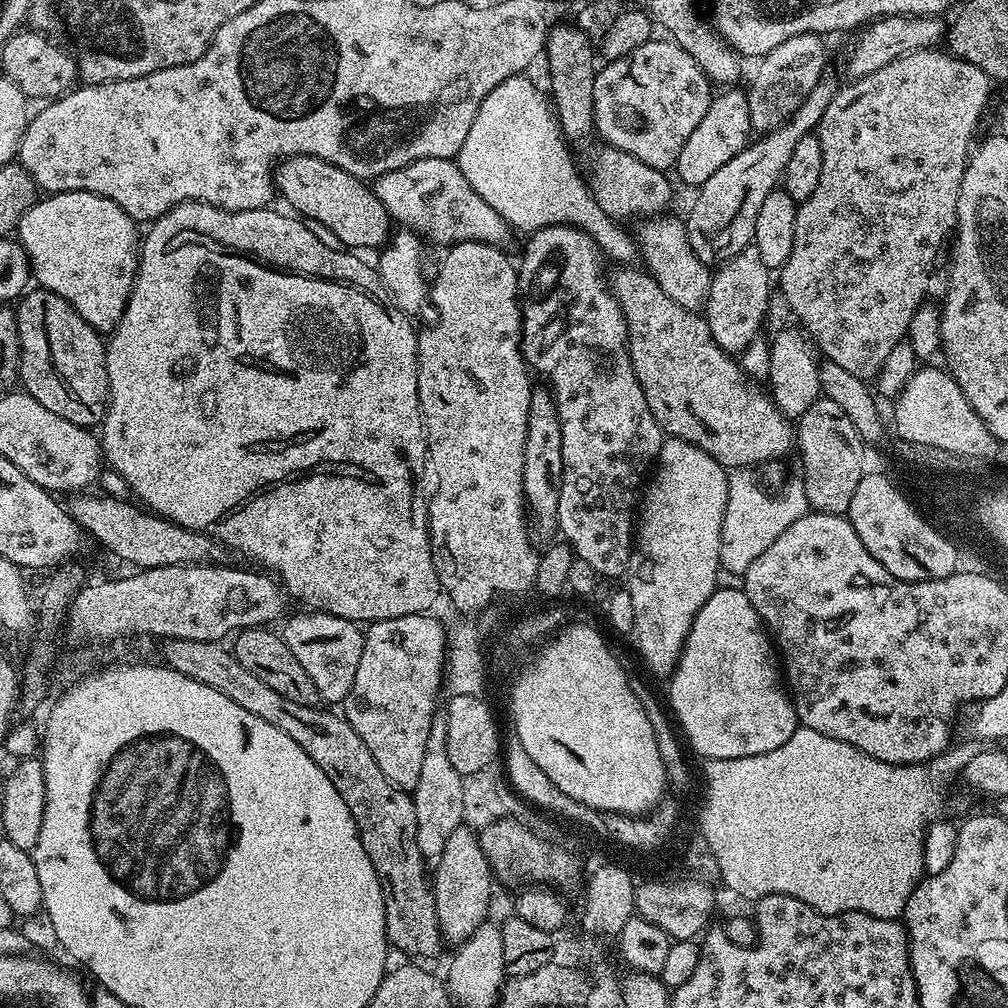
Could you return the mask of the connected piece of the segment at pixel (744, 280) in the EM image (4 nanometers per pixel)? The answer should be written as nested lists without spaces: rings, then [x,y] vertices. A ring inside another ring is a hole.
[[[754,246],[743,248],[734,258],[719,265],[712,272],[712,281],[708,299],[702,309],[710,326],[710,334],[723,352],[743,353],[752,340],[761,335],[760,327],[764,324],[764,315],[768,312],[768,295],[774,292],[774,276],[762,262]]]

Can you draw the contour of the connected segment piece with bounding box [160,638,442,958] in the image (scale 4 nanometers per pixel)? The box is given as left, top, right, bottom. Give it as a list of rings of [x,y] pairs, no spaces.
[[[174,638],[164,640],[161,643],[160,652],[164,655],[163,661],[167,667],[178,670],[178,674],[186,674],[186,678],[194,678],[194,682],[202,682],[202,686],[210,686],[210,690],[218,690],[218,694],[226,694],[230,702],[238,702],[242,710],[250,710],[258,718],[270,722],[270,726],[278,726],[282,734],[290,734],[310,758],[314,758],[314,766],[334,782],[334,790],[342,794],[342,802],[350,810],[350,814],[356,823],[356,829],[360,835],[362,846],[378,874],[378,882],[382,886],[384,895],[384,913],[386,914],[386,934],[388,943],[393,949],[405,952],[405,957],[420,958],[416,956],[436,956],[440,952],[442,937],[440,935],[440,923],[434,906],[434,894],[432,893],[432,882],[430,879],[429,865],[422,858],[422,850],[418,848],[418,818],[414,818],[414,802],[411,795],[405,789],[394,786],[386,774],[382,774],[378,762],[374,762],[374,754],[366,750],[366,742],[358,738],[354,726],[345,720],[343,715],[334,713],[324,706],[308,706],[301,703],[290,702],[289,698],[278,694],[273,687],[266,686],[257,675],[250,674],[238,662],[238,658],[232,650],[229,650],[220,642],[194,642],[190,638]]]

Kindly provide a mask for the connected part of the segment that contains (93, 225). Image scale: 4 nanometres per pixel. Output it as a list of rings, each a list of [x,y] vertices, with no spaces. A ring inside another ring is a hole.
[[[53,192],[45,195],[43,198],[37,199],[35,204],[30,206],[30,210],[26,210],[26,214],[22,214],[18,225],[18,242],[24,247],[24,252],[28,255],[31,275],[34,277],[35,283],[39,287],[45,288],[48,292],[58,294],[62,298],[66,298],[66,302],[70,302],[70,306],[74,306],[74,310],[78,310],[78,314],[86,322],[90,322],[90,326],[94,326],[97,332],[101,334],[111,333],[116,327],[116,323],[122,318],[122,314],[126,310],[126,302],[128,296],[132,292],[132,287],[136,281],[136,267],[140,264],[138,255],[142,243],[141,237],[136,236],[137,221],[132,220],[122,211],[114,202],[110,202],[110,198],[102,198],[93,192]]]

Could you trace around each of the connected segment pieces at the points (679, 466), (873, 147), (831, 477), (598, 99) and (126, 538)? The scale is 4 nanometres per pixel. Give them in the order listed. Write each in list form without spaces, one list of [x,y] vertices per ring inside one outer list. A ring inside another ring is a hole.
[[[665,439],[638,508],[638,527],[634,532],[634,547],[626,569],[626,587],[634,602],[636,644],[649,670],[663,678],[671,677],[675,672],[698,610],[702,610],[704,603],[717,589],[715,579],[721,567],[720,535],[727,497],[728,472],[717,460],[690,442]]]
[[[925,50],[911,52],[890,66],[882,66],[882,70],[874,70],[874,74],[855,77],[851,82],[839,89],[836,97],[826,106],[826,114],[822,114],[818,135],[822,142],[822,175],[818,178],[818,187],[810,198],[799,201],[794,222],[794,250],[790,250],[790,258],[778,270],[778,292],[784,295],[792,312],[801,320],[803,331],[810,337],[824,360],[838,362],[842,370],[850,370],[850,374],[861,378],[875,377],[880,371],[882,362],[886,362],[890,350],[898,346],[908,335],[910,318],[929,298],[943,297],[948,291],[948,270],[950,264],[950,245],[956,231],[956,215],[958,214],[958,194],[962,186],[964,168],[970,159],[973,147],[972,135],[980,124],[980,115],[988,104],[988,87],[990,81],[987,74],[978,70],[970,62],[941,50]]]
[[[827,398],[815,400],[795,421],[794,444],[798,452],[800,448],[800,464],[804,467],[802,479],[809,509],[835,516],[847,513],[850,498],[854,498],[854,490],[866,471],[866,445],[846,410]]]
[[[653,38],[648,40],[642,46],[638,46],[638,50],[634,50],[630,54],[626,54],[622,58],[617,60],[609,60],[595,73],[596,81],[594,82],[594,96],[593,96],[593,122],[595,124],[595,131],[599,134],[600,140],[605,144],[611,144],[613,148],[622,150],[626,154],[634,154],[634,158],[638,158],[642,162],[646,162],[646,166],[654,166],[661,170],[668,170],[675,165],[678,154],[682,150],[682,146],[686,142],[686,138],[690,138],[690,134],[694,134],[694,126],[698,126],[698,122],[702,122],[702,114],[706,114],[706,110],[710,106],[714,95],[713,85],[710,83],[706,73],[700,69],[698,62],[694,60],[682,48],[682,46],[676,44],[671,38]]]
[[[76,494],[71,497],[72,519],[87,535],[89,532],[106,551],[113,552],[118,559],[125,560],[128,564],[137,564],[135,566],[137,569],[174,566],[175,564],[202,564],[213,559],[214,541],[211,536],[186,530],[127,499],[117,500],[105,494],[84,495],[88,494]]]

